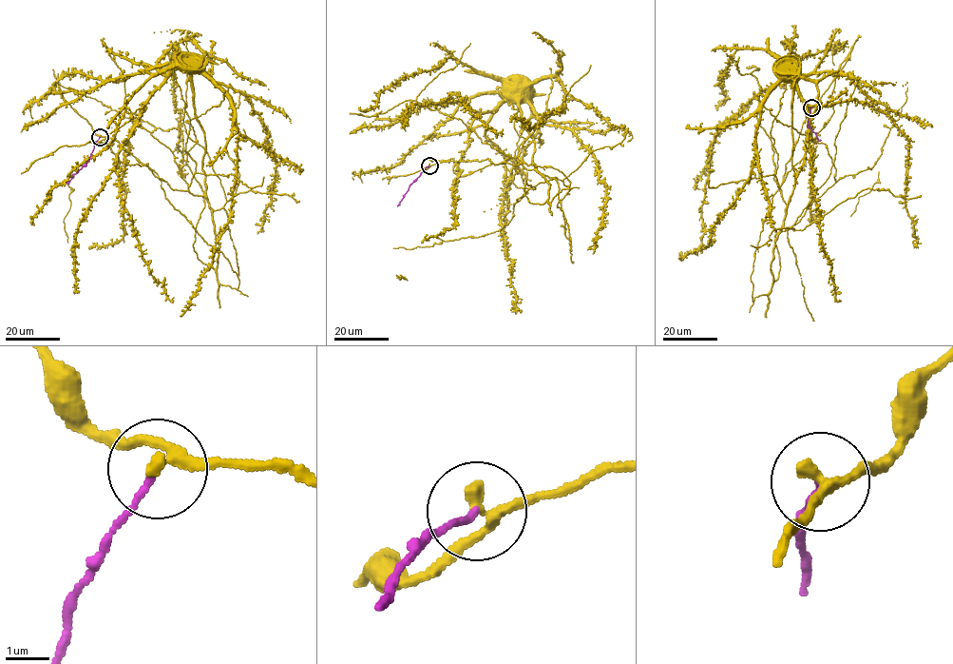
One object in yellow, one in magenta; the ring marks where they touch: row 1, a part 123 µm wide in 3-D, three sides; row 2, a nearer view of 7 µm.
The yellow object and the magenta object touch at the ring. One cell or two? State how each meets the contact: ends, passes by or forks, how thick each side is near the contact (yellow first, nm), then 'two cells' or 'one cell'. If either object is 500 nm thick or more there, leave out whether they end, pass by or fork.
yellow passes by; magenta ends there; 260 nm thick on the yellow side, 140 nm on the other; two cells

